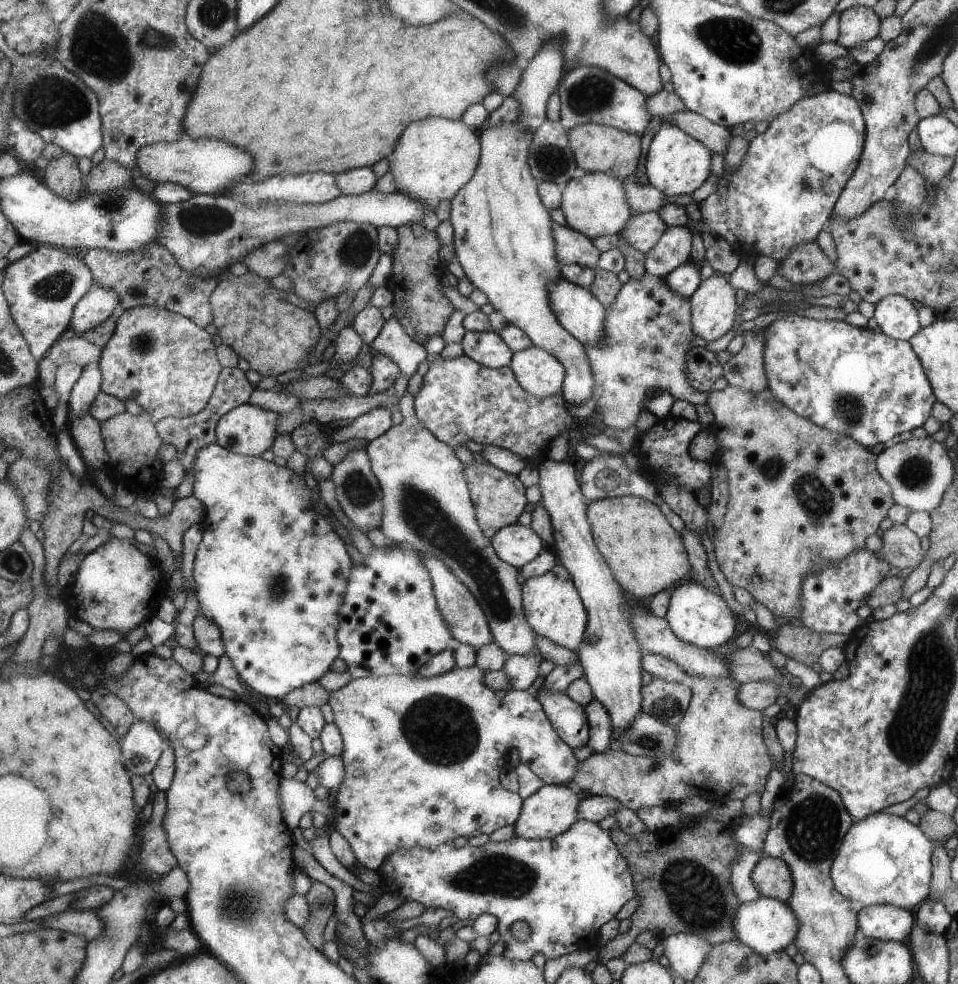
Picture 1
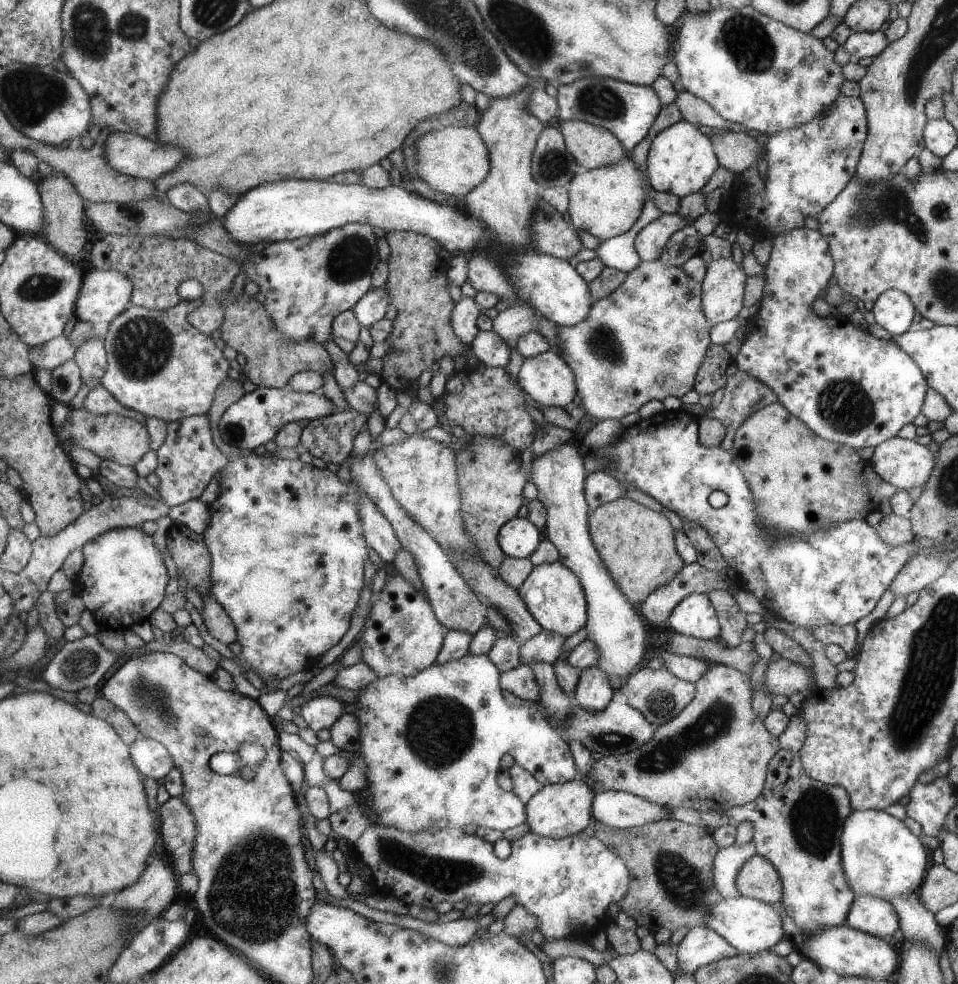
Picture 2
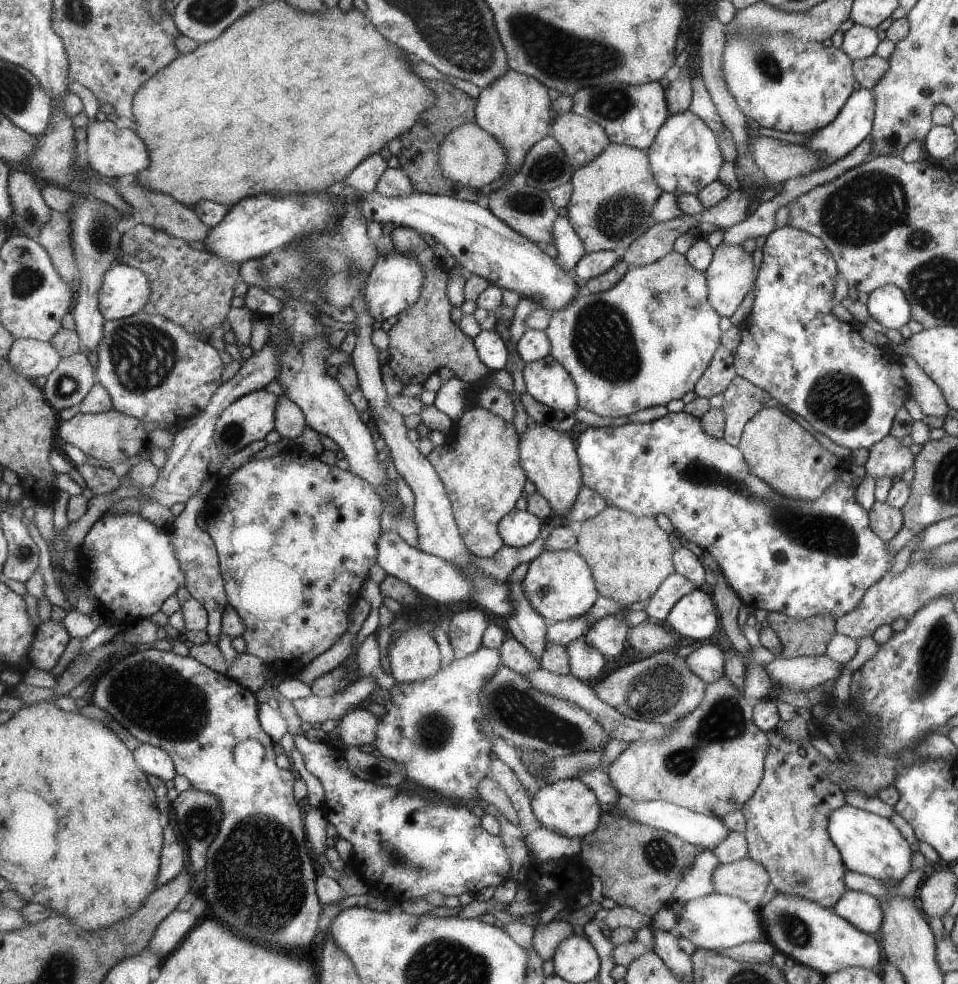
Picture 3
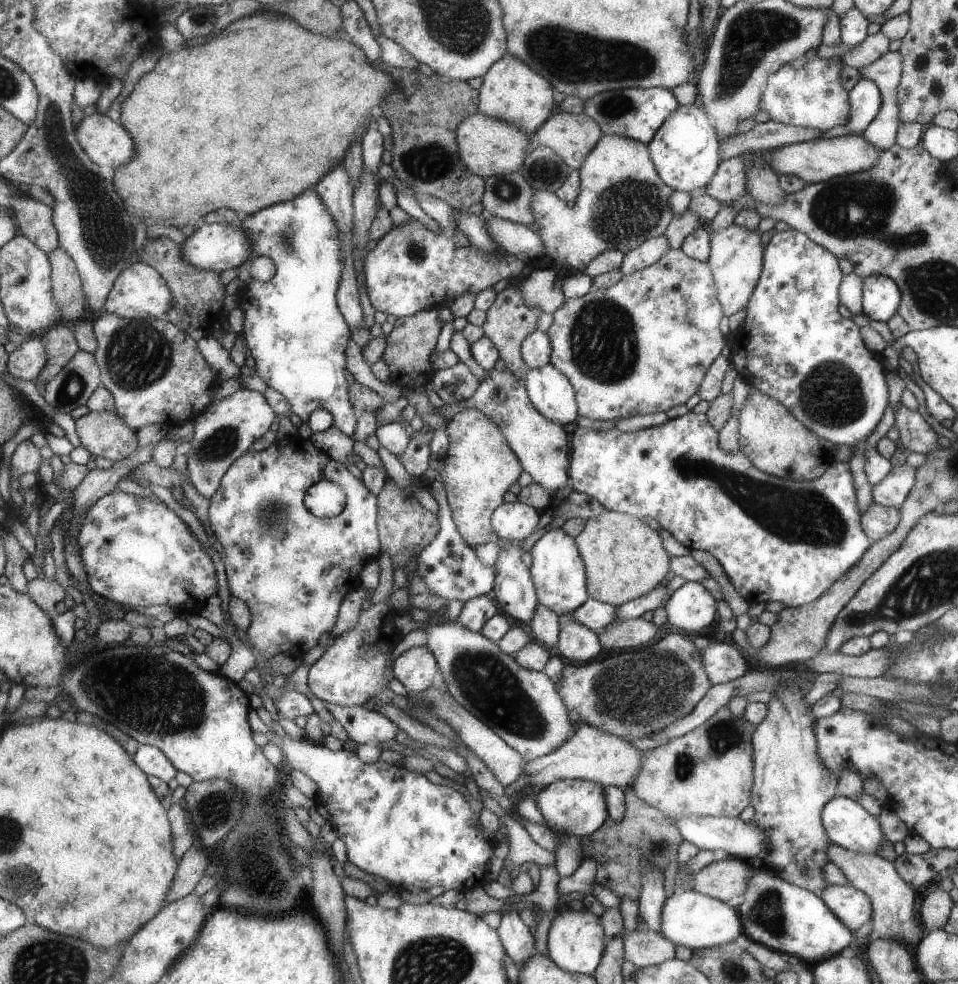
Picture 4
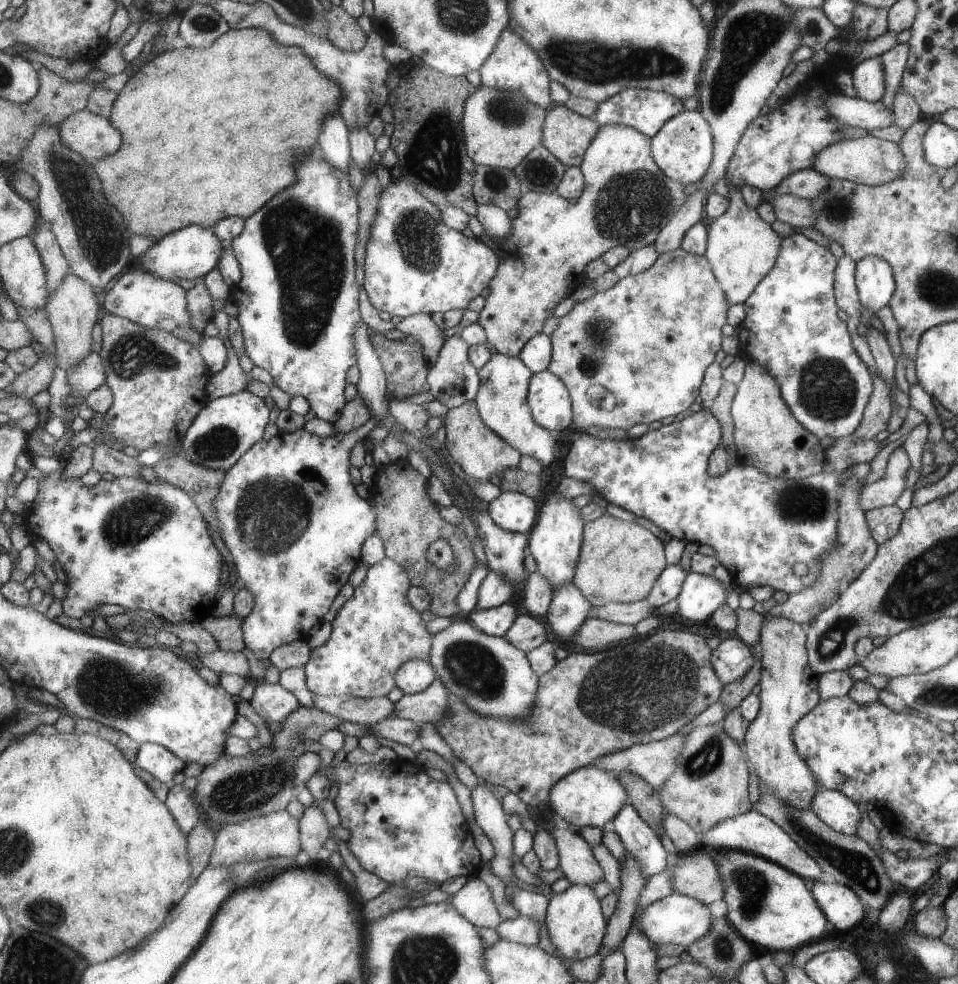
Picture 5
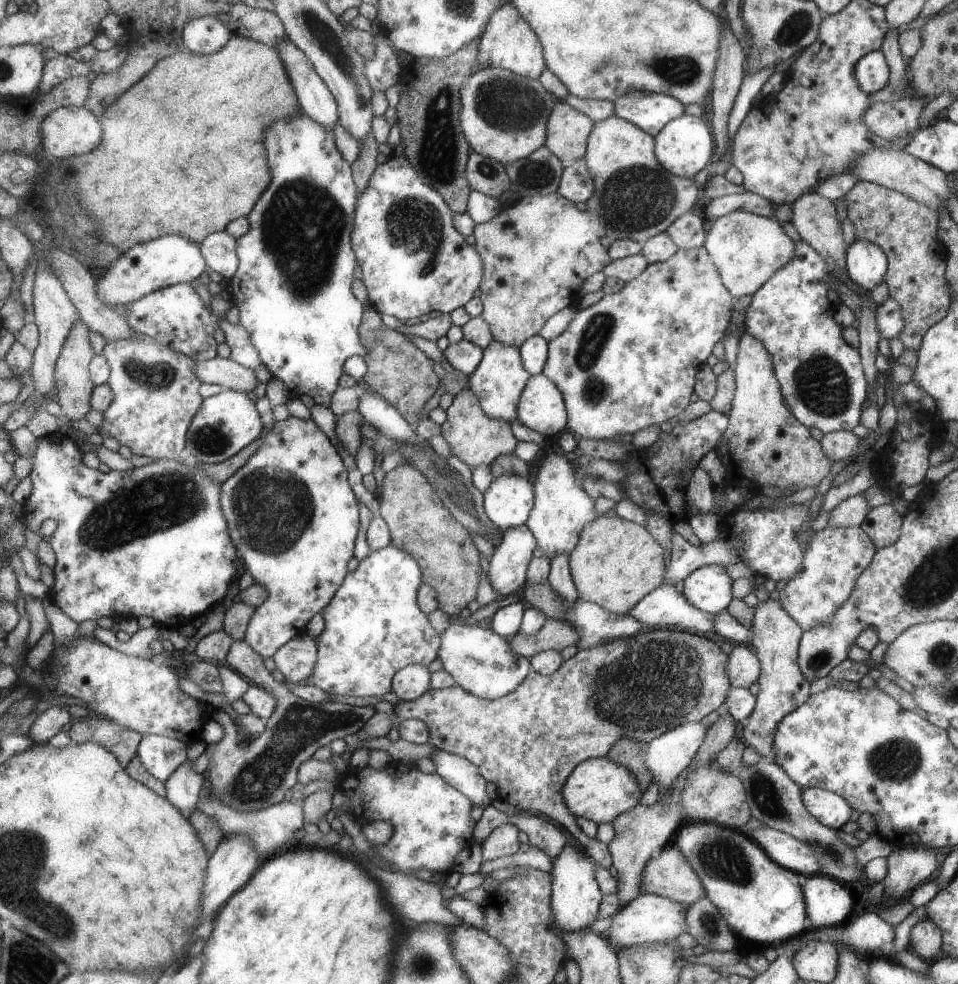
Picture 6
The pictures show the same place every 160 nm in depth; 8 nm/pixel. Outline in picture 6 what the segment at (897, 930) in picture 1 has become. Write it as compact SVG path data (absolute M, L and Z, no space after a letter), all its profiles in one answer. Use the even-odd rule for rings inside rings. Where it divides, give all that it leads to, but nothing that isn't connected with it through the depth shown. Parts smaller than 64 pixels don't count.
M821 874L807 877L803 884L804 900L807 906L807 916L812 929L823 926L839 926L853 906L851 894L831 877Z

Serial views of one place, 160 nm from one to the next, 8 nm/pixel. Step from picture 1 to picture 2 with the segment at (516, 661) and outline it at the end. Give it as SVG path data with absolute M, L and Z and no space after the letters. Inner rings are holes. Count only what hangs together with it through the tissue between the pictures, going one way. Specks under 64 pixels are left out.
M541 629L537 636L522 644L522 664L531 668L536 662L546 662L550 665L557 659L567 636L555 631Z

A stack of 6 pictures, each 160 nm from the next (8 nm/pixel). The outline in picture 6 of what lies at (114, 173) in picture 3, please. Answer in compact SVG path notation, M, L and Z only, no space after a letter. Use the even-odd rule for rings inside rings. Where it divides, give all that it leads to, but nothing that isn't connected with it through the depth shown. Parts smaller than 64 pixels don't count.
M85 106L54 110L43 119L41 130L44 150L57 159L87 154L104 138L100 118Z

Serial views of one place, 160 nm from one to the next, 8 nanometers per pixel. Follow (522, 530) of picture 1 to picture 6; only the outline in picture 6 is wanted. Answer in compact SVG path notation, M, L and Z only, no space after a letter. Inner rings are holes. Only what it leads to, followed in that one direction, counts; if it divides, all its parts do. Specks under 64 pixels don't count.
M513 473L497 477L481 499L483 514L501 530L527 524L535 503L534 482Z

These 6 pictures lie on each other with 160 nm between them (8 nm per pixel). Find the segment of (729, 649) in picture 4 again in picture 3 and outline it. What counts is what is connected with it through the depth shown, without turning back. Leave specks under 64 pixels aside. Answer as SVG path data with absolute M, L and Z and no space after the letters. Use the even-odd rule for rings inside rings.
M703 642L685 658L688 669L695 673L706 685L715 682L724 674L724 656L716 645Z

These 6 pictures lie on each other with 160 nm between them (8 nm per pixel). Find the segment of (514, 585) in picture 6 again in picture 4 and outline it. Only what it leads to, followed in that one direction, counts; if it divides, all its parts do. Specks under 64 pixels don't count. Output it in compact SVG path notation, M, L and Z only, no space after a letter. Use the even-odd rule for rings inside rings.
M491 592L468 600L458 616L458 621L467 628L481 632L482 626L499 611L501 608L494 598L494 592Z

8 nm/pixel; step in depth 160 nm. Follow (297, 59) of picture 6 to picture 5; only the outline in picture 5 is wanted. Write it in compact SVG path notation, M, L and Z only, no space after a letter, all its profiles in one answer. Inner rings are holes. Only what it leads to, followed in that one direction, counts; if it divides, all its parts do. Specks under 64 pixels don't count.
M341 113L329 117L324 122L320 132L320 145L324 157L333 166L347 173L352 160L350 128Z

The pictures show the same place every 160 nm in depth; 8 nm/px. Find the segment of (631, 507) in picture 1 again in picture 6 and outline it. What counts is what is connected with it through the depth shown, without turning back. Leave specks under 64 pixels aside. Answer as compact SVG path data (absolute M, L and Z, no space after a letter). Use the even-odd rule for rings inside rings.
M599 515L583 528L575 549L568 554L568 567L578 598L598 604L607 612L624 615L664 582L663 552L643 525L618 516Z

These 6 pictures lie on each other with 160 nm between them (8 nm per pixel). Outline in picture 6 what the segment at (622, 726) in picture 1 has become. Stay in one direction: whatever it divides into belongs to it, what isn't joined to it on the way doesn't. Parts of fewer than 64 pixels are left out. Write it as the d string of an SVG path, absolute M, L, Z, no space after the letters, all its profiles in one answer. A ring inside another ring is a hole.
M493 339L484 348L484 359L477 370L470 376L468 386L480 397L484 411L493 418L510 423L518 419L520 400L532 374L525 368L520 347L503 344Z

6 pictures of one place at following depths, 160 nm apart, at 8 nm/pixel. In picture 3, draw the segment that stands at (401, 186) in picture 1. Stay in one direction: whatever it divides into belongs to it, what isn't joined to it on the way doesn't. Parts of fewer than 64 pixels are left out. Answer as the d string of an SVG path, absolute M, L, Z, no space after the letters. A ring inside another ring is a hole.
M469 122L457 127L444 140L440 148L440 163L446 177L483 190L506 172L508 152L493 133L485 130L478 122Z

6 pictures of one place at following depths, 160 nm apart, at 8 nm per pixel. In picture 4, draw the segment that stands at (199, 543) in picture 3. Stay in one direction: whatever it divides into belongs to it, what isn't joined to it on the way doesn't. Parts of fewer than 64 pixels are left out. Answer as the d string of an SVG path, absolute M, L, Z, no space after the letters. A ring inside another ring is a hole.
M243 387L220 402L211 403L208 409L195 419L194 435L186 455L187 472L192 484L203 497L211 500L230 466L251 450L250 446L255 442L255 438L259 440L263 434L267 434L267 430L275 422L275 416L277 413L262 392Z

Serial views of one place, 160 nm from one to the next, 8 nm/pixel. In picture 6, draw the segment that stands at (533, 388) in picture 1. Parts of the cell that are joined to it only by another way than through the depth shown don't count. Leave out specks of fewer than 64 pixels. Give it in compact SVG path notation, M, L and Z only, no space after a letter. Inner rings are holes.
M543 373L532 375L518 408L518 420L543 436L555 436L567 426L567 412L560 389Z

